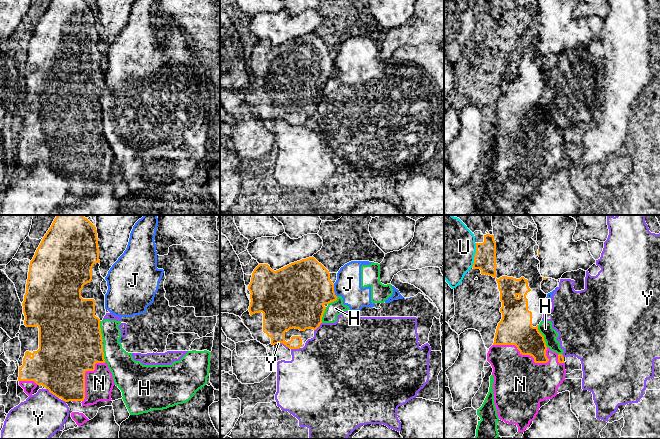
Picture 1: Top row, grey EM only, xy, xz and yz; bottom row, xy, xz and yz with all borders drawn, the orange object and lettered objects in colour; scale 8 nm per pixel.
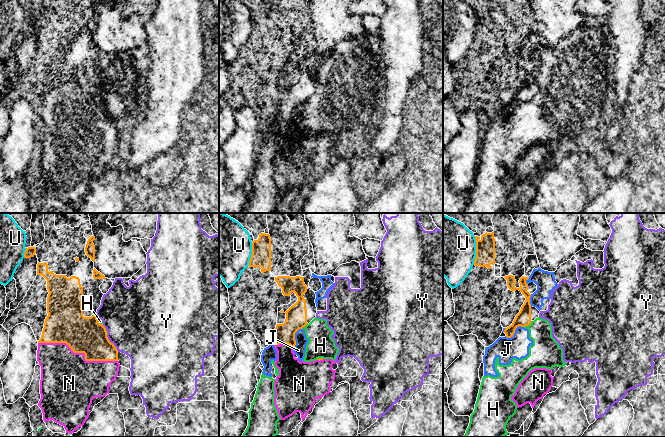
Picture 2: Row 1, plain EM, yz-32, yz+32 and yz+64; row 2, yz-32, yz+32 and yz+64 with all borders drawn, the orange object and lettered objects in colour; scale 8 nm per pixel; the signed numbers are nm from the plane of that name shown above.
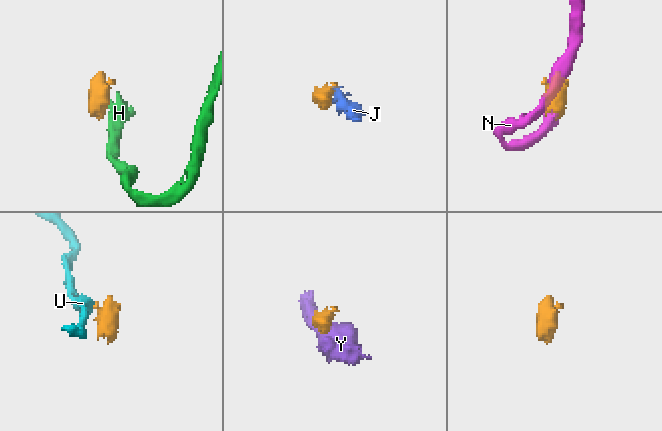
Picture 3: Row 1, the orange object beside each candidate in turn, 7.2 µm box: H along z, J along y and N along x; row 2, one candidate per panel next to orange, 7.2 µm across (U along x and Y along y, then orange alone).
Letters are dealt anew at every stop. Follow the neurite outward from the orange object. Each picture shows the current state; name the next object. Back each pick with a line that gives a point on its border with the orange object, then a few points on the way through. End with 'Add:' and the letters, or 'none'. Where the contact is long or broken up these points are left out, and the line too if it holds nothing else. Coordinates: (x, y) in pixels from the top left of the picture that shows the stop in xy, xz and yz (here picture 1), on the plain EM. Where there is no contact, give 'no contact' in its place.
N: yz (522, 130)
Add: N

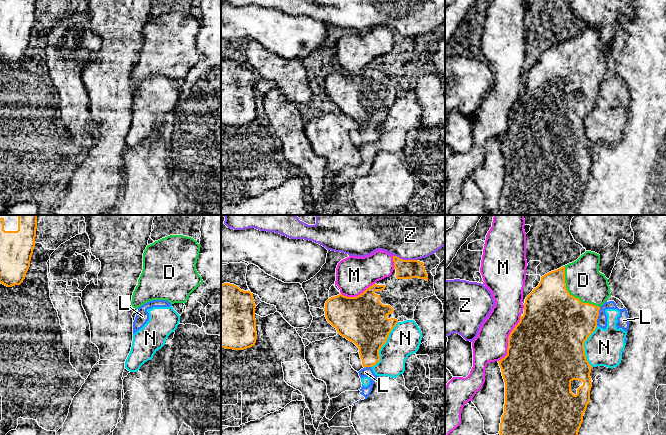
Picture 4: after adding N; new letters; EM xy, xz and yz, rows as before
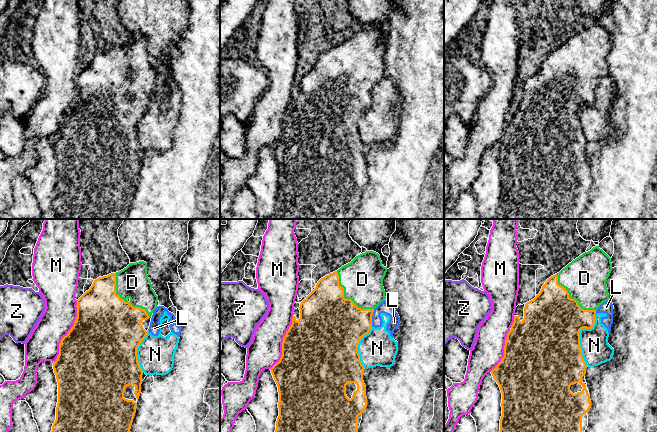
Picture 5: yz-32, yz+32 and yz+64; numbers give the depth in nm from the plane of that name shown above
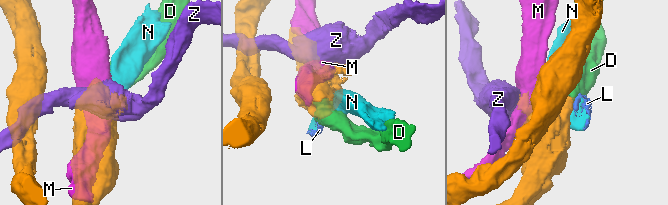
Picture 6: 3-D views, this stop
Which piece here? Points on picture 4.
D: yz (571, 71)
Add: D

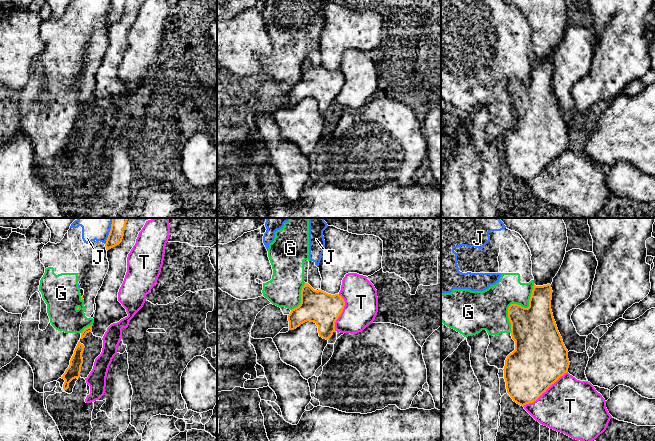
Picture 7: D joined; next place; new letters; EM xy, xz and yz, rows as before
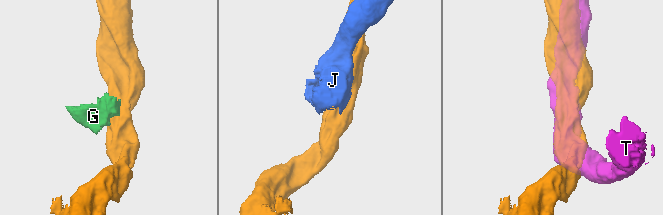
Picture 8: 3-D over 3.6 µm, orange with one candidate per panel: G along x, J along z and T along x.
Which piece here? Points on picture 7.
Add: none

